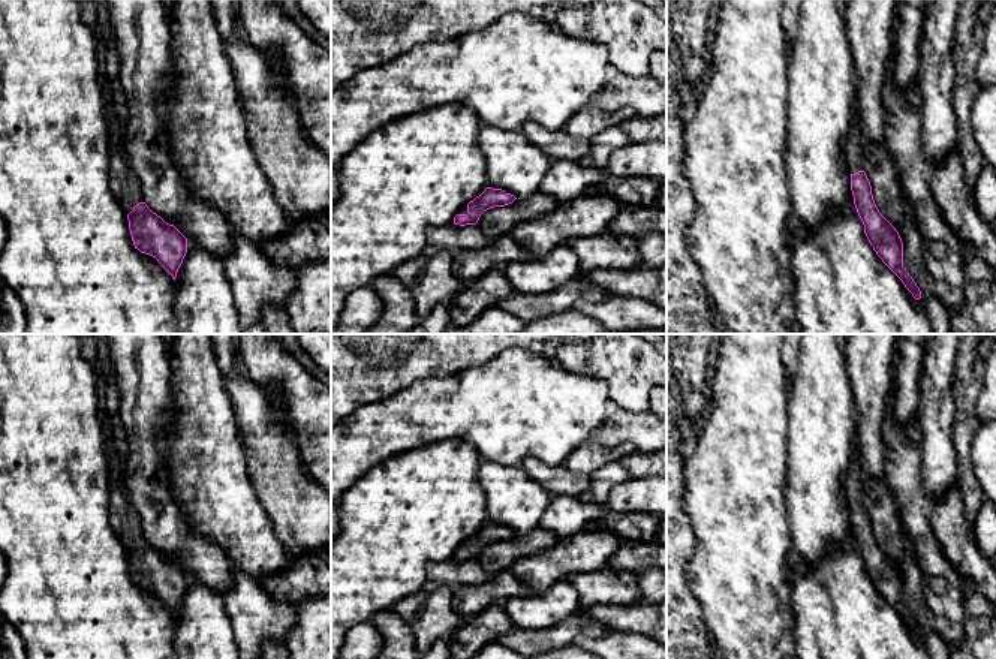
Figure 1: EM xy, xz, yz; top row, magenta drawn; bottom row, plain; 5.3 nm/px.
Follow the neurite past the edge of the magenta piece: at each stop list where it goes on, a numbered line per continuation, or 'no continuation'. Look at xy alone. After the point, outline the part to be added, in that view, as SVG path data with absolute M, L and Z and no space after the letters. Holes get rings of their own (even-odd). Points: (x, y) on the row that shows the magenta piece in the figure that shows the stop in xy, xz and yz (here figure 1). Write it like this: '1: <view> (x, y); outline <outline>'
1: xy (125, 184); outline M108 111L106 121L109 124L111 135L108 181L111 192L121 204L126 214L129 214L135 205L142 202L141 184L127 160L124 148L126 126L112 111Z

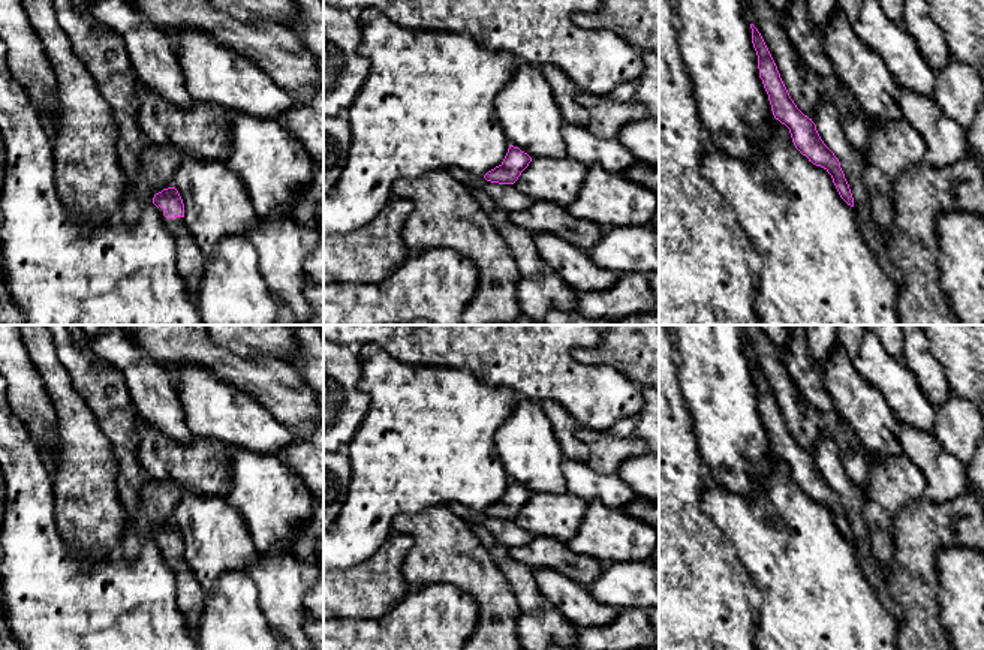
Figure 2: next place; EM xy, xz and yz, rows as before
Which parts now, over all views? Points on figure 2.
1: xy (190, 262); outline M159 207L157 210L177 243L177 270L195 298L205 271L207 258L192 237L184 217L168 219L163 216L163 208Z

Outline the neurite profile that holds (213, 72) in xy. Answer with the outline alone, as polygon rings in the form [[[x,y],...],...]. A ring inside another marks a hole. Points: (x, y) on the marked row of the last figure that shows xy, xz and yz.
[[[190,27],[172,30],[172,33],[177,37],[175,54],[186,88],[193,100],[219,103],[228,112],[240,109],[268,120],[279,120],[279,115],[295,103],[291,94],[274,84],[246,55],[217,42],[207,31]]]

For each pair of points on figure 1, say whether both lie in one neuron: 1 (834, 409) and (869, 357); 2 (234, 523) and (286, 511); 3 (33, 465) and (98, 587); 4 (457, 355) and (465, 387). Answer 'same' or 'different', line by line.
1: different
2: different
3: same
4: different

